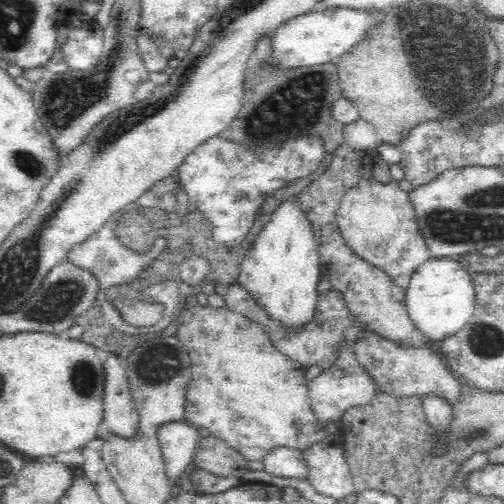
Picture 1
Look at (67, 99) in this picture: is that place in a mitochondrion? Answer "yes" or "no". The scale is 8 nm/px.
yes

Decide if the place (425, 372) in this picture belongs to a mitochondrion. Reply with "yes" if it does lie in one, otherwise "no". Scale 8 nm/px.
no

